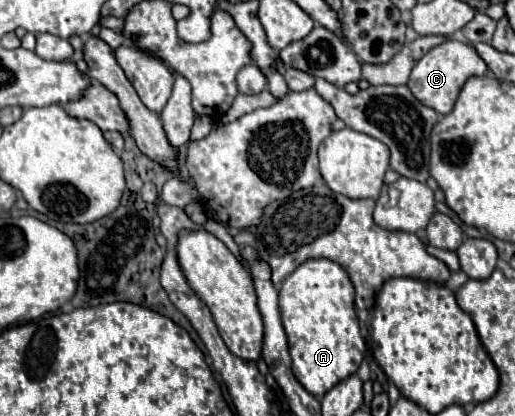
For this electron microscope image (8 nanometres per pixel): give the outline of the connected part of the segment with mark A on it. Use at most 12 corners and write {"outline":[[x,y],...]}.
{"outline":[[304,261],[280,287],[292,373],[316,399],[366,345],[338,263]]}

